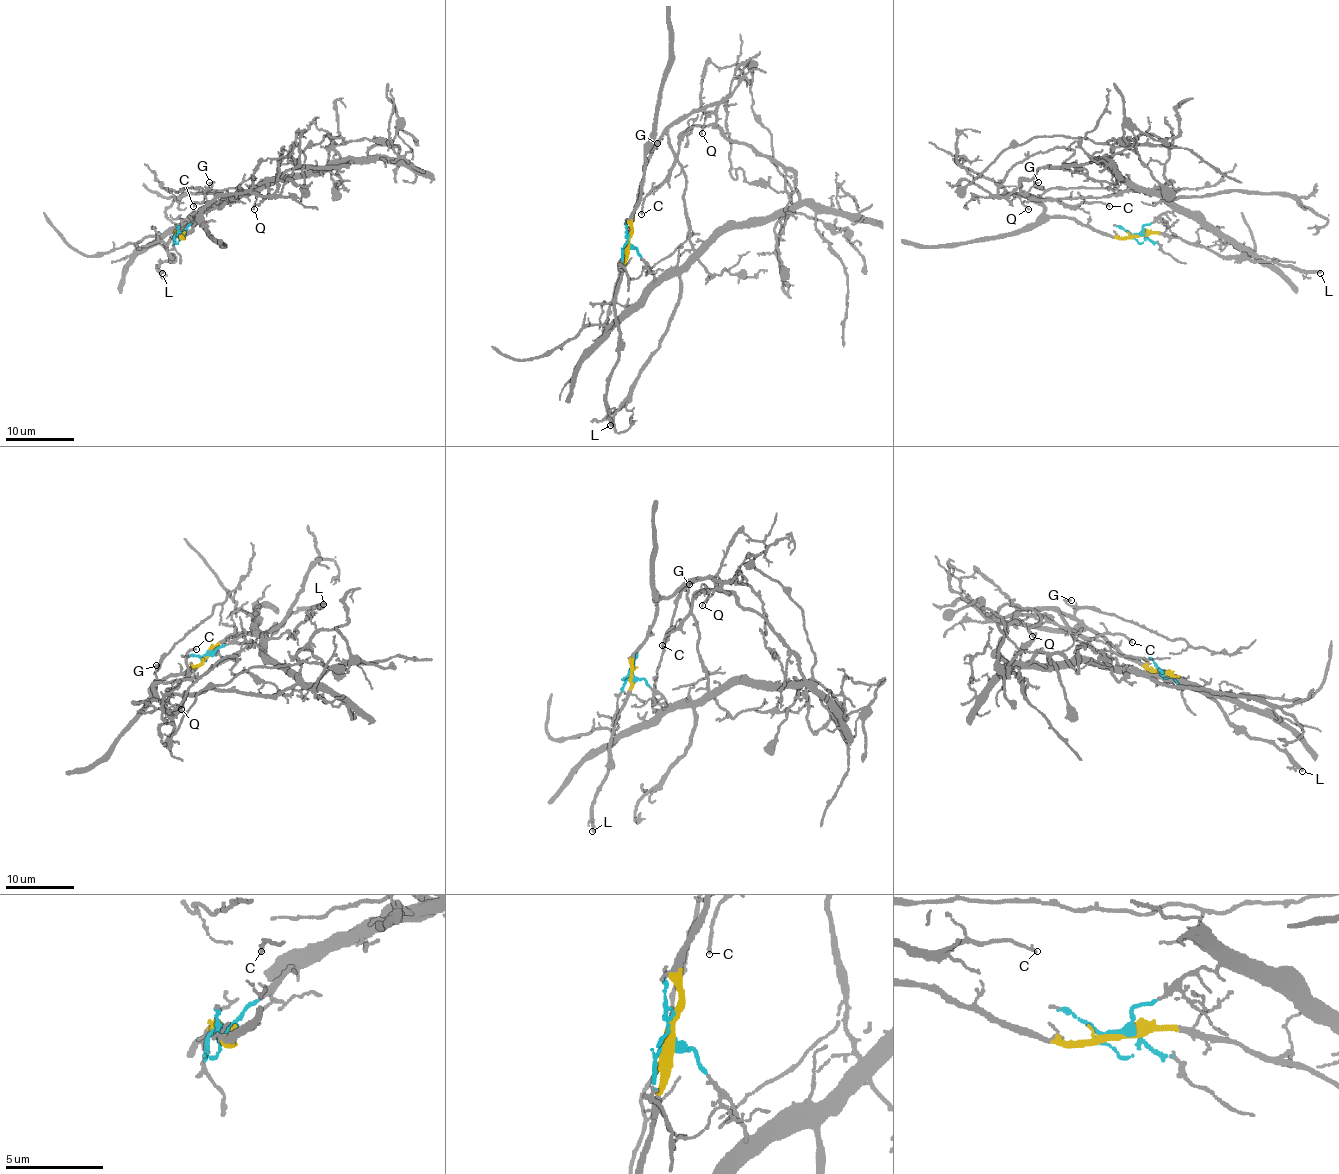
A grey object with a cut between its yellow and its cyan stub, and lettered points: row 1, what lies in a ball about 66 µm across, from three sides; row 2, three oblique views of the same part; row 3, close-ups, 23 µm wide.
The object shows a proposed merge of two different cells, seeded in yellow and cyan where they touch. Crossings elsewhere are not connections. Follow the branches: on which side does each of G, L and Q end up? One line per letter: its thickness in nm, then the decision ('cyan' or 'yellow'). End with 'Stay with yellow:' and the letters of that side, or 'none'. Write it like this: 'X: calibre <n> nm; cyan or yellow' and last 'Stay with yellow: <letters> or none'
G: calibre 130 nm; yellow
L: calibre 300 nm; yellow
Q: calibre 100 nm; yellow
Stay with yellow: G, L, Q

